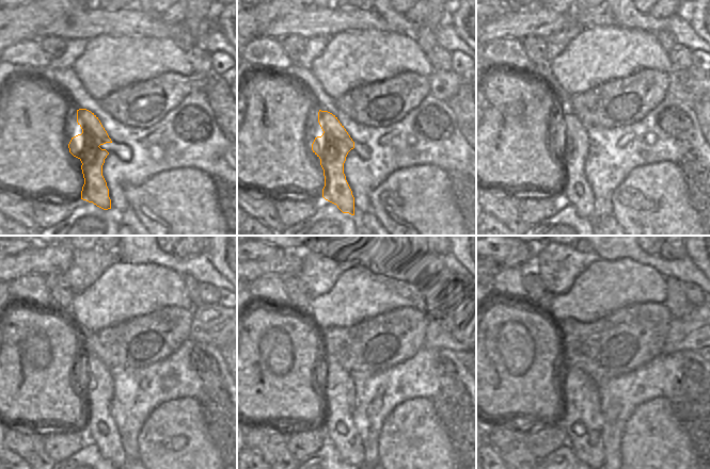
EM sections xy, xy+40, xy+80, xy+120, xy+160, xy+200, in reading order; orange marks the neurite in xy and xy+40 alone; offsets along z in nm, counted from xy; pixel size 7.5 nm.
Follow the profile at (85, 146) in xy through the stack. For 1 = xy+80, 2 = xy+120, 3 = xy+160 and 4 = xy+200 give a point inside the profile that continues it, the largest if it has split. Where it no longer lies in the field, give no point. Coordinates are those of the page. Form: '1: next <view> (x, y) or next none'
1: next xy+80 (574, 143)
2: next xy+120 (98, 384)
3: next xy+160 (337, 386)
4: next xy+200 (581, 402)

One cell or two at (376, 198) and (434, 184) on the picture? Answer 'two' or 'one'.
one

